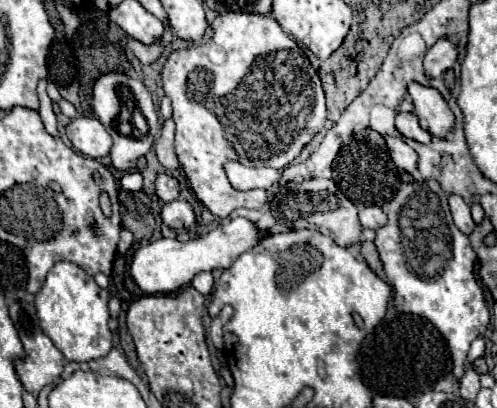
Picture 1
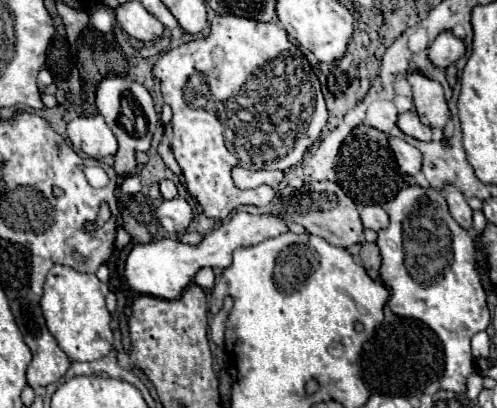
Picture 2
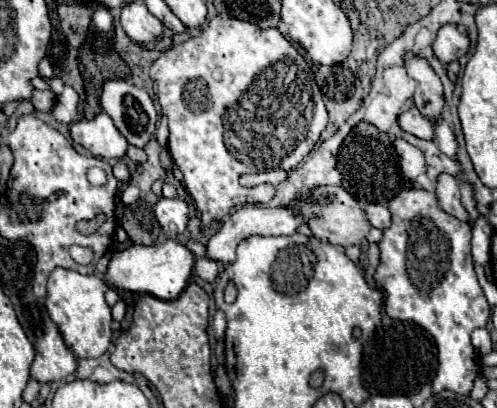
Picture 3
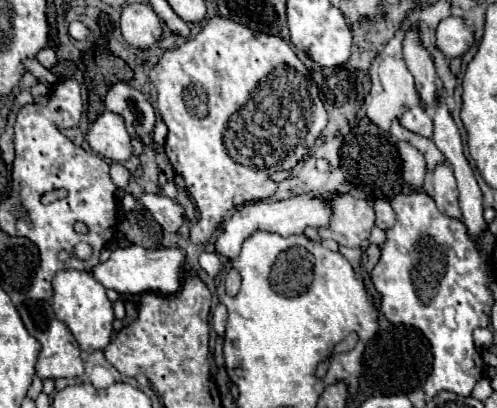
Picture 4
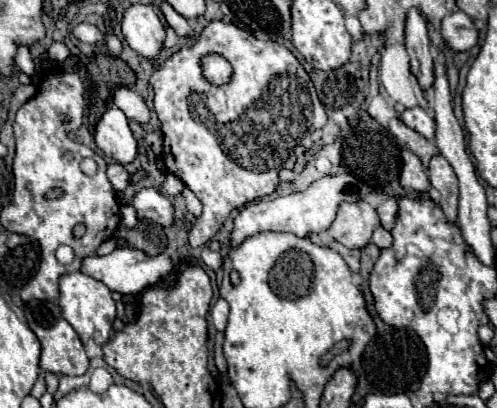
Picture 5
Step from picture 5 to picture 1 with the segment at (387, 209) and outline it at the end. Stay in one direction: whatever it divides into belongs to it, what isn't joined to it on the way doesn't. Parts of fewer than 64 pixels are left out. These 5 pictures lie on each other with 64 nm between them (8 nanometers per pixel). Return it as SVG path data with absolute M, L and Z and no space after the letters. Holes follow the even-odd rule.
M364 206L364 208L360 210L360 224L362 224L364 228L376 230L376 228L384 226L386 222L388 222L388 218L386 218L386 214L384 214L378 206Z

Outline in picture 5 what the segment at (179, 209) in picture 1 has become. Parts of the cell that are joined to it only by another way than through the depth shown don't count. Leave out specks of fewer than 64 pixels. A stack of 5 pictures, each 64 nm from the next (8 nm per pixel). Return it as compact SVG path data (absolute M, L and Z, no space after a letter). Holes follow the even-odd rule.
M156 188L140 190L134 196L132 206L134 206L138 218L152 220L164 228L174 224L174 208L172 208L170 200L164 194L160 194Z

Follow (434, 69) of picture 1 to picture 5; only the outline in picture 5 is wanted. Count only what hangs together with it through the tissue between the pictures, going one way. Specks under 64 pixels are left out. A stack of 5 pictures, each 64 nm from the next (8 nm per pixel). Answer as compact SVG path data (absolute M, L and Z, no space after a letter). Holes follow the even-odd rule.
M462 10L452 12L442 20L442 34L450 48L456 52L470 50L478 42L478 30L474 26L474 20Z

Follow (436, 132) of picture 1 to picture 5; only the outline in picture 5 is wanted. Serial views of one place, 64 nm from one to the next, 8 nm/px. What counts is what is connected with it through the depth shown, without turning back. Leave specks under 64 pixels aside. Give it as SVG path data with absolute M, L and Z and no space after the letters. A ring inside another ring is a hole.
M410 8L406 18L406 50L410 56L410 70L424 90L432 86L434 54L426 30L426 18L418 8Z

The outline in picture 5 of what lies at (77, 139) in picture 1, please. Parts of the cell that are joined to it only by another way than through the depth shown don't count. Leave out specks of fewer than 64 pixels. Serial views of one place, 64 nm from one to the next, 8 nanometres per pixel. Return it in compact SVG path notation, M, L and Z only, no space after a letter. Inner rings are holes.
M116 106L108 108L102 120L98 122L94 140L106 156L114 158L120 164L134 162L136 158L136 152L138 152L136 138L128 126L128 118Z

